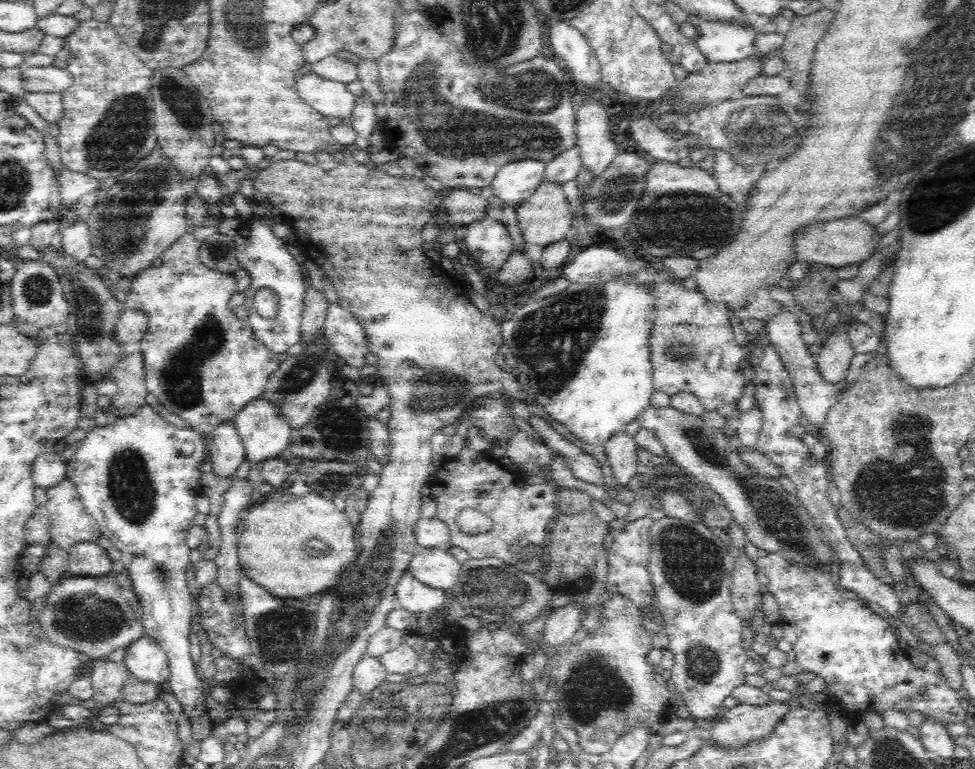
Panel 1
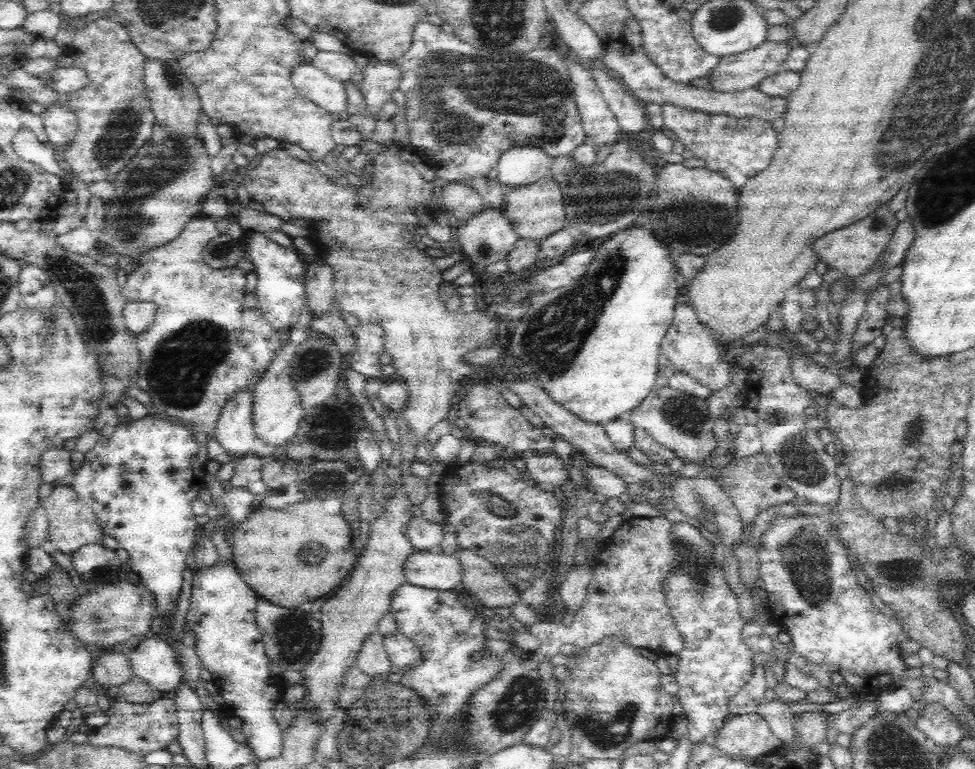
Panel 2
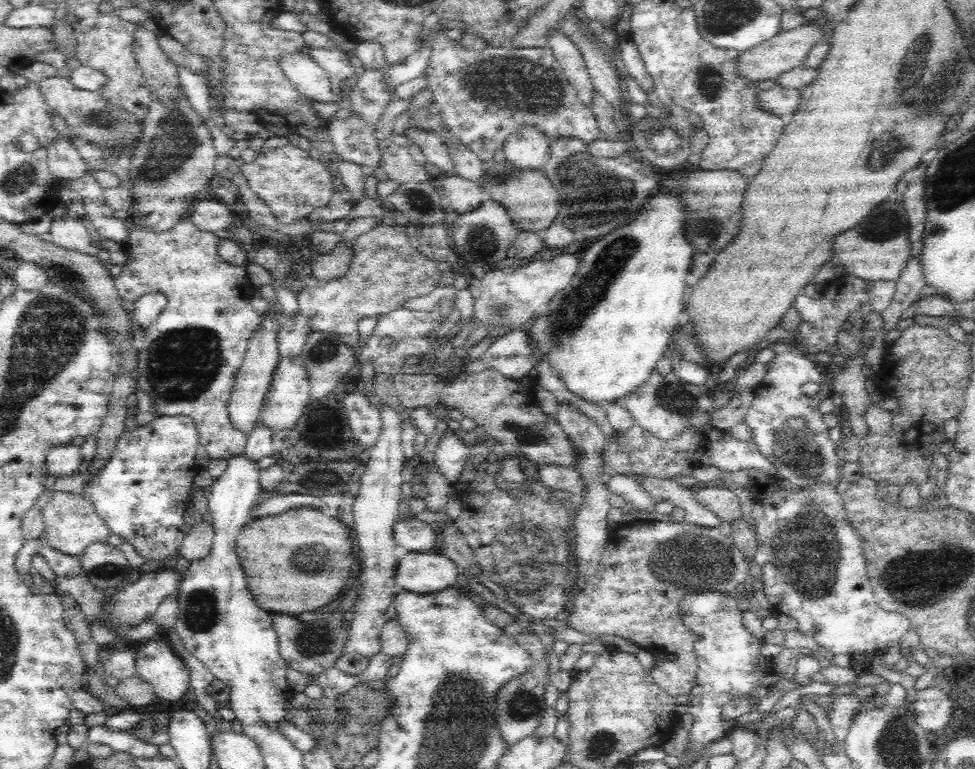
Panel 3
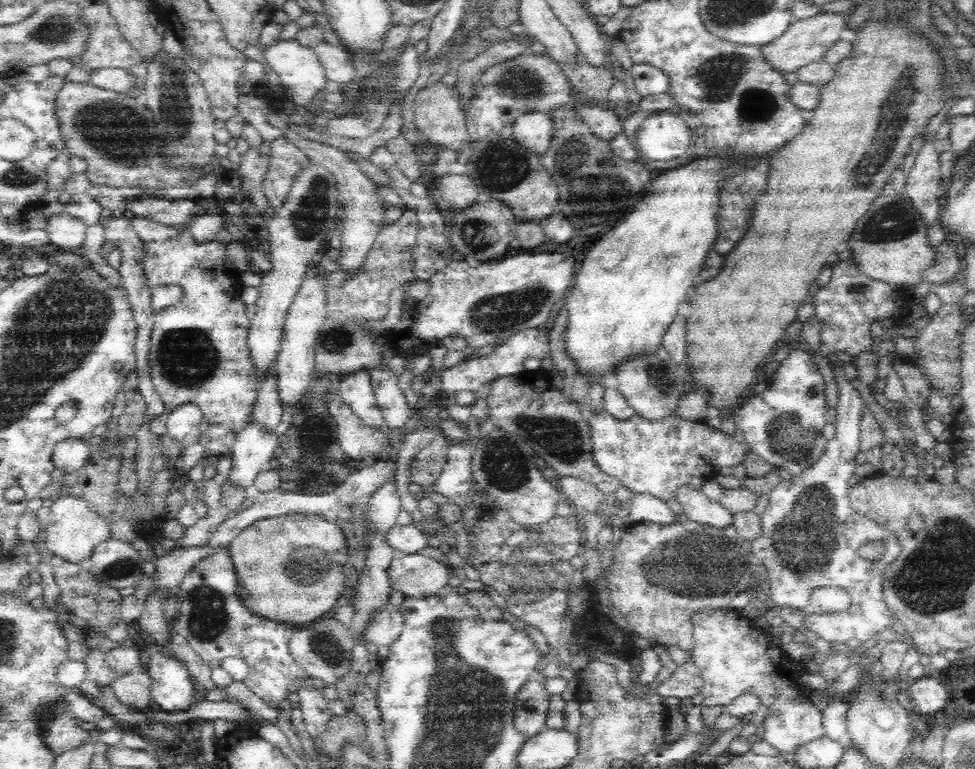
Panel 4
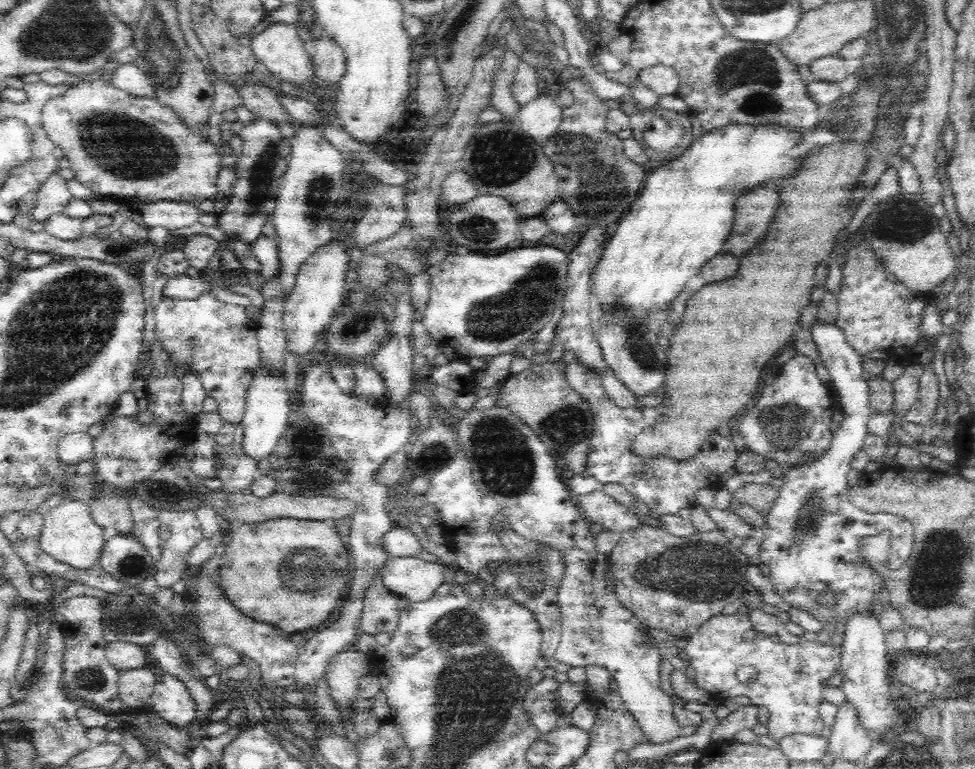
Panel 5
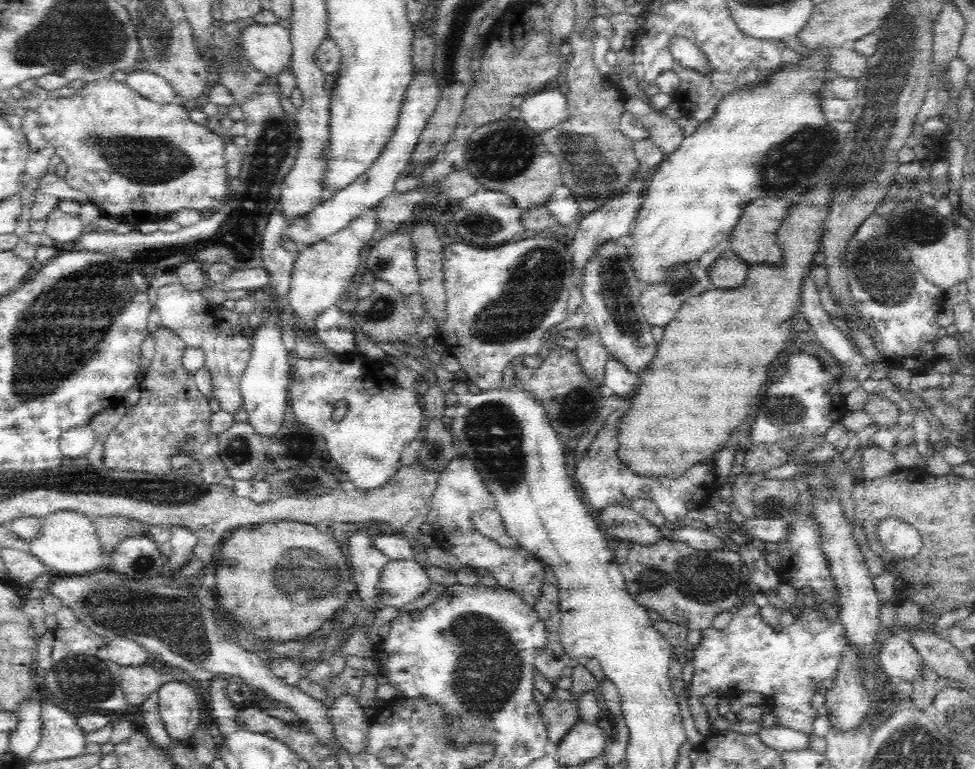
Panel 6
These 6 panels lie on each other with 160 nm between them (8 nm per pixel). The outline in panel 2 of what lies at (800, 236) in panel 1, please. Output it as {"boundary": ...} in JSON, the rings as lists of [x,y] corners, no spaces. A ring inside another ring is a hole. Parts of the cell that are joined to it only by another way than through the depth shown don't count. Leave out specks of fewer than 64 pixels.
{"boundary":[[[888,204],[882,205],[874,214],[861,218],[858,222],[842,229],[842,232],[830,232],[824,234],[824,238],[818,238],[813,244],[812,251],[816,253],[818,260],[826,262],[830,269],[848,275],[852,279],[868,270],[876,263],[876,258],[884,252],[884,248],[891,242],[891,237],[897,228],[897,218],[888,209]]]}

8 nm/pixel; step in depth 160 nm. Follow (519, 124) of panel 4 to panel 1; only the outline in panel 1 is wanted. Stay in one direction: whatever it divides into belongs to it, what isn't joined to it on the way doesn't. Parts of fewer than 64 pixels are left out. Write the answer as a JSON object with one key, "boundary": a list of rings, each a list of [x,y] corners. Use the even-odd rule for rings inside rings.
{"boundary":[[[520,160],[502,166],[491,182],[493,196],[517,209],[541,185],[544,170],[545,164],[536,160]]]}

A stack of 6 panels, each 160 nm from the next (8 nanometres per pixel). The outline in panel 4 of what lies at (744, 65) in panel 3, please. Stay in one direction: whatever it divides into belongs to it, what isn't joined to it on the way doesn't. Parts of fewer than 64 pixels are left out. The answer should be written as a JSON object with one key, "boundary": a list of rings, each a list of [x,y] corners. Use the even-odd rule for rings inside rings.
{"boundary":[[[818,12],[812,15],[811,18],[793,22],[776,40],[760,46],[762,59],[767,65],[774,67],[774,70],[778,70],[782,74],[795,73],[799,68],[812,62],[820,61],[820,58],[823,58],[826,50],[839,40],[840,32],[846,28],[846,20],[847,12]]]}

